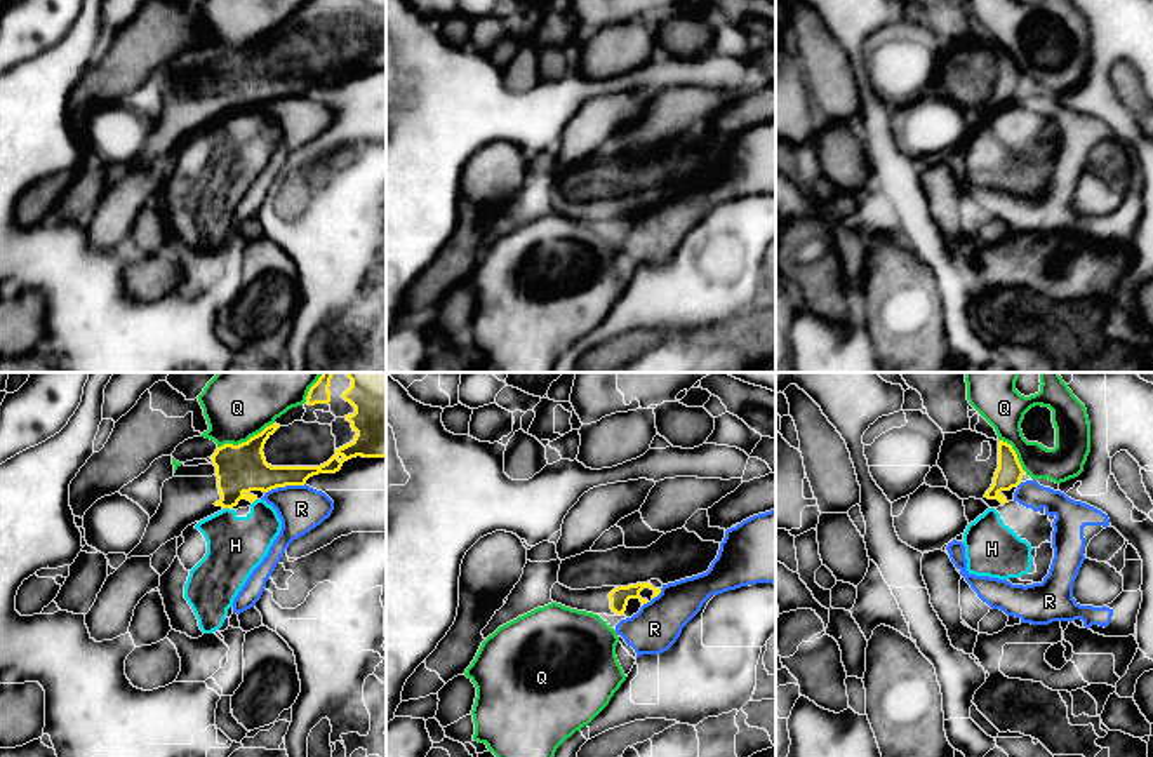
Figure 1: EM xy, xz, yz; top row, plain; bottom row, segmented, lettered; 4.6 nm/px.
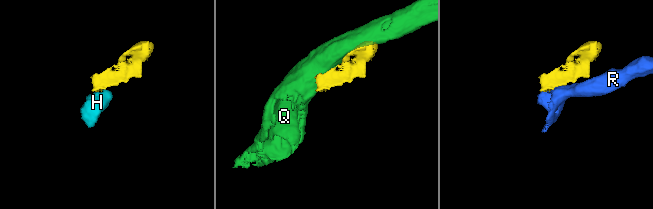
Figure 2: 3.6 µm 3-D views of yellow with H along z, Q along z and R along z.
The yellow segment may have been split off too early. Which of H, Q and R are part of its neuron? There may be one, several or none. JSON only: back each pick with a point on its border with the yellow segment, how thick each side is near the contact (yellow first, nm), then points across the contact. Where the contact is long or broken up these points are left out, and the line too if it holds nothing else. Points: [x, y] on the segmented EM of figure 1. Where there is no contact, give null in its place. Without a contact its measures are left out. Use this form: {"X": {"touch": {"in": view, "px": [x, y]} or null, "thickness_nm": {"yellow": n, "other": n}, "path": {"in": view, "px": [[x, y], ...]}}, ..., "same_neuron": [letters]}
{"same_neuron": []}

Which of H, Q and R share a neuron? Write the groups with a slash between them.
H R / Q

